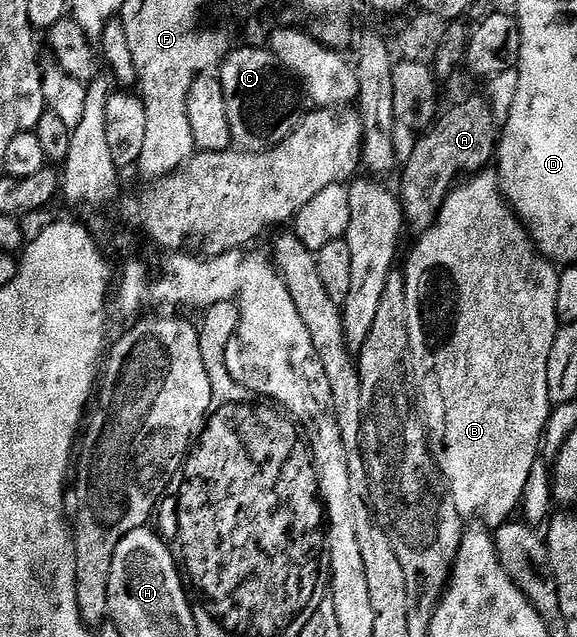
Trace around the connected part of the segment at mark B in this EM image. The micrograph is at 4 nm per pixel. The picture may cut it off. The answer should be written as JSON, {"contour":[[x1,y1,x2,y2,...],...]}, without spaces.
{"contour":[[486,169,472,177,466,178,464,182,453,188,445,199,444,205,441,207,440,213,437,215,435,225,431,230,420,236,416,240,417,244,413,247,413,252,409,255,409,264,403,267,405,276,405,288,407,289,407,333,409,334,409,361,411,364,411,383,415,388,415,403,419,408,420,418,423,420,425,434,427,436,427,446,433,453,433,460,437,463,437,468,441,470,442,476,447,484,447,490,455,501,455,505,459,509,462,517,474,515,474,520,480,521,486,528,496,529,503,523,510,522,514,518,513,510,516,512,521,505,521,498,525,492,527,485,527,477,531,477,531,469,535,465,535,461,539,457,539,448,542,446,542,435,545,434,545,426,548,423,549,414,551,412,551,404,549,401,549,390,547,389,547,361,551,357,551,345,555,345,555,337,559,330,559,318,556,311,556,298,559,295,559,285,561,276,558,268,554,266,550,260,546,259,540,251,537,250,536,243,529,238,529,232,521,220,513,214,513,208,509,206,509,202,505,199,505,194,501,192,501,182,497,180,497,172,493,169]]}

